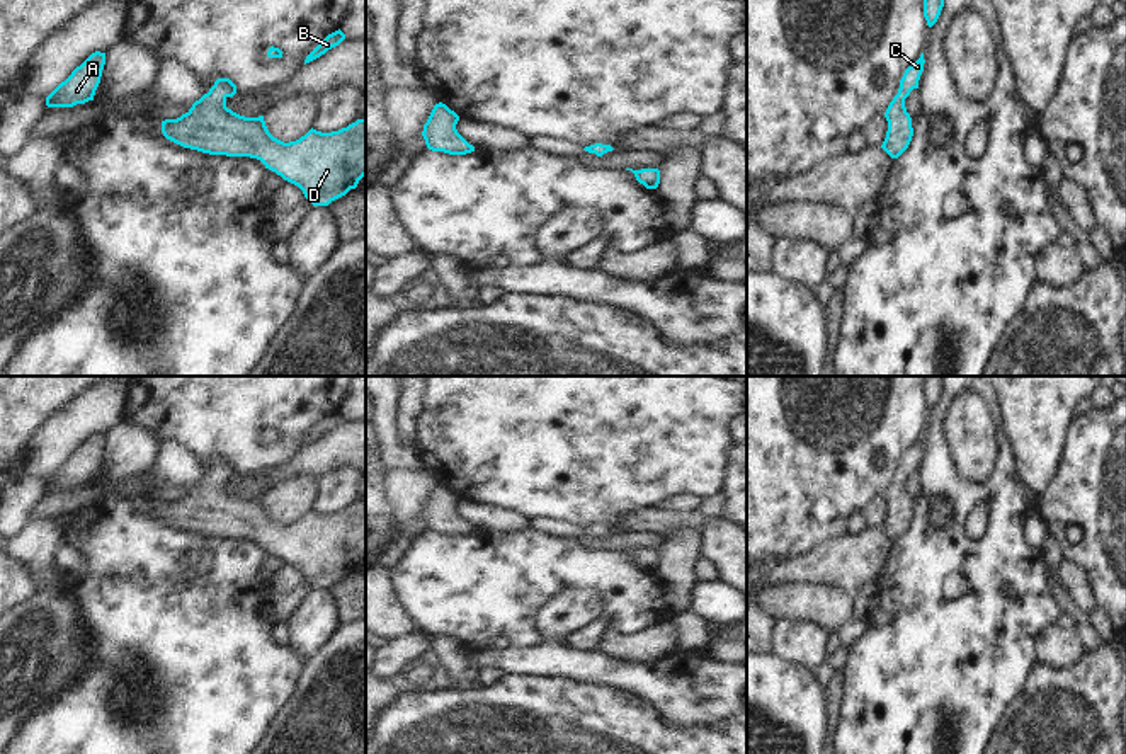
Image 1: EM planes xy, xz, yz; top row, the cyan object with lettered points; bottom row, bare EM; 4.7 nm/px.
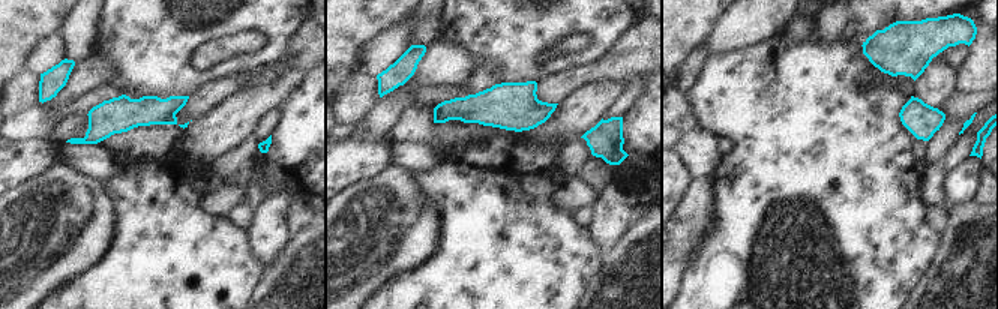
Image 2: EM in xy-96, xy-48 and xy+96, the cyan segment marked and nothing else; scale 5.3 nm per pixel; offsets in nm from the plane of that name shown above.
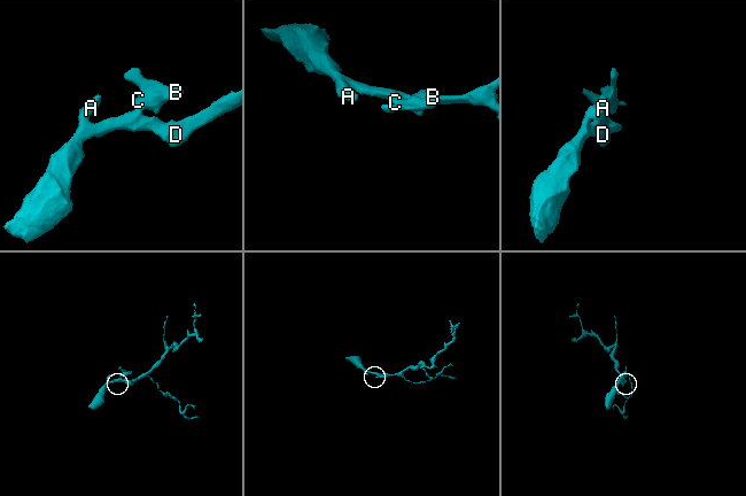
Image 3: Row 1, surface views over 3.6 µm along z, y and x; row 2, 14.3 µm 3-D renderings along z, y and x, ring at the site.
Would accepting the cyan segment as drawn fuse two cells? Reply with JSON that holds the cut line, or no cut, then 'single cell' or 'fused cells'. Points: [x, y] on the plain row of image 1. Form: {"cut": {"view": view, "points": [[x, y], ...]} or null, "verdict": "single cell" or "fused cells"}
{"cut": null, "verdict": "single cell"}

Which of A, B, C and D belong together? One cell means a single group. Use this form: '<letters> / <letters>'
A B C D

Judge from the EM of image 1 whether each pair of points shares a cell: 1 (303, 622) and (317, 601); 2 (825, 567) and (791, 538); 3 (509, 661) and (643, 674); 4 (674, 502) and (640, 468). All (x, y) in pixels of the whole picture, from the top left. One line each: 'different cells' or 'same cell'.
1: same cell
2: different cells
3: same cell
4: different cells

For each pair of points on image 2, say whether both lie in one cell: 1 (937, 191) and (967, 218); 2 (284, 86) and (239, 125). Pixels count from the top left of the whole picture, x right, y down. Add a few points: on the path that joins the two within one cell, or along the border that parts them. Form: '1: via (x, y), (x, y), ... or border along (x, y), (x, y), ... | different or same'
1: via (941, 200), (958, 216) | same
2: via (273, 93), (249, 114) | same

